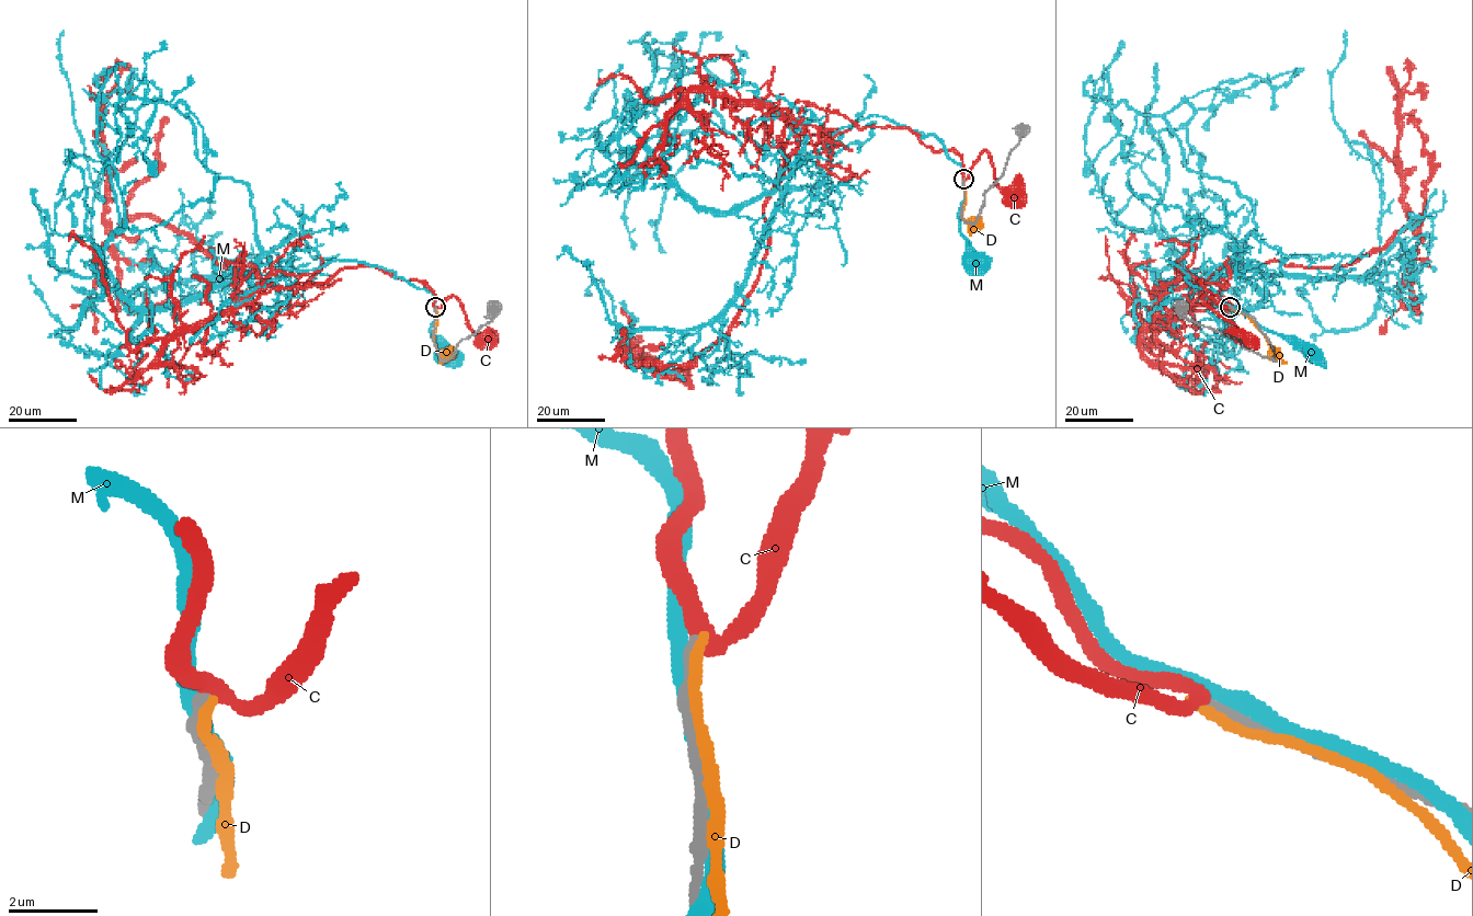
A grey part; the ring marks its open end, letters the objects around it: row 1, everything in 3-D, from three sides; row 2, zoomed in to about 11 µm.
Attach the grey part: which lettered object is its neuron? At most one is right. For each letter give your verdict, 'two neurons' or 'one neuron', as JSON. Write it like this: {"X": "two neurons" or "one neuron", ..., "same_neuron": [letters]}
{"C": "two neurons", "D": "two neurons", "M": "two neurons", "same_neuron": []}

